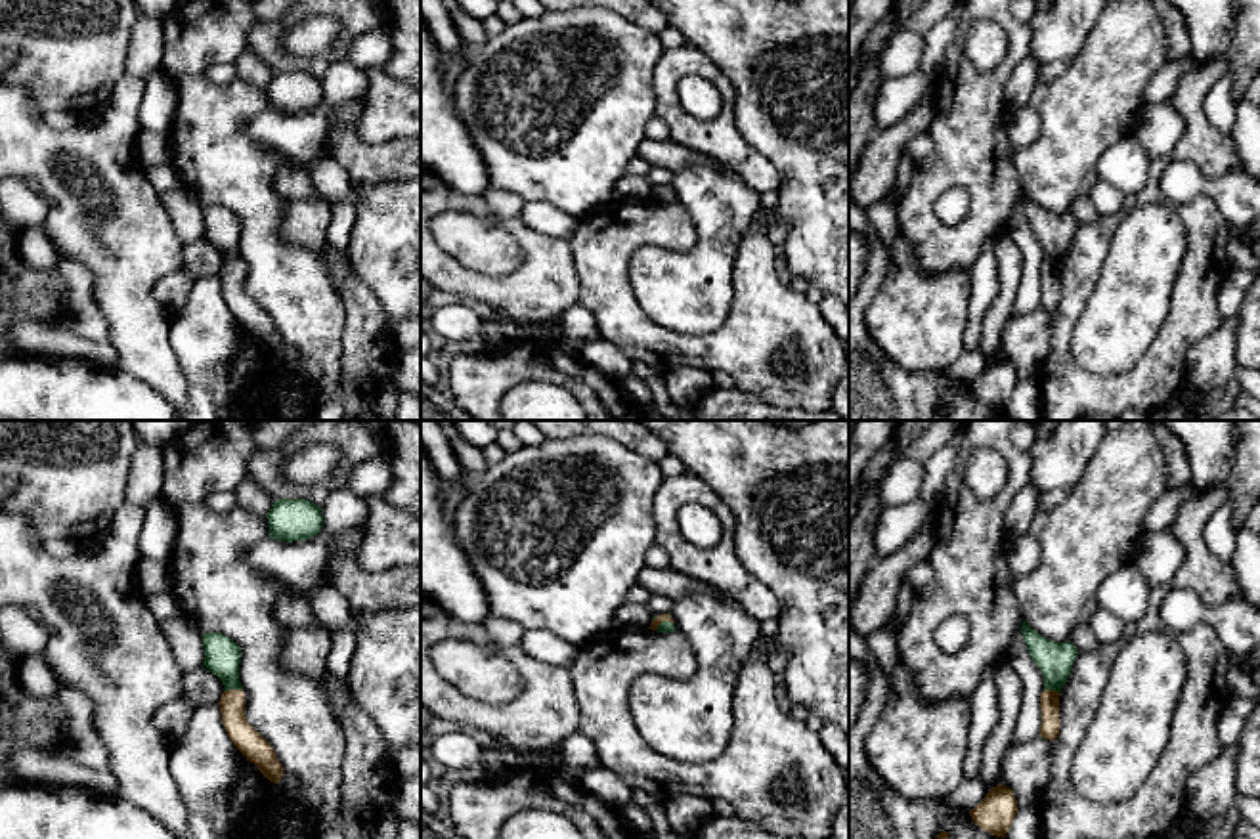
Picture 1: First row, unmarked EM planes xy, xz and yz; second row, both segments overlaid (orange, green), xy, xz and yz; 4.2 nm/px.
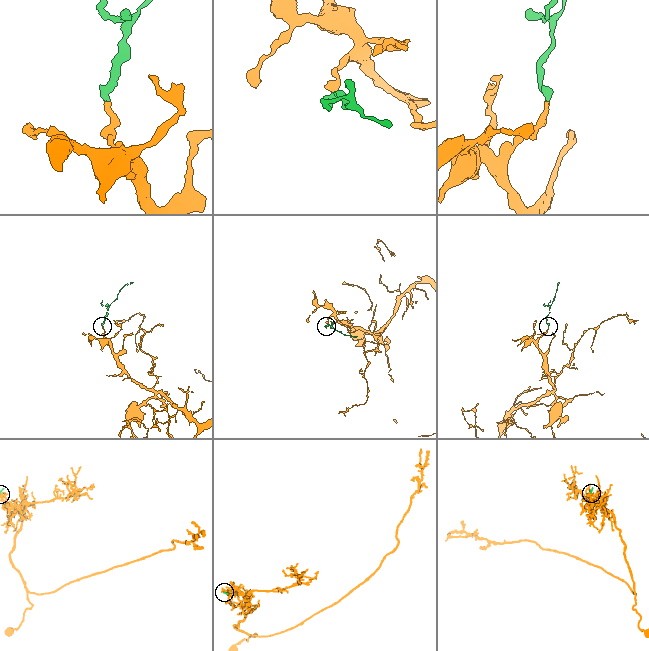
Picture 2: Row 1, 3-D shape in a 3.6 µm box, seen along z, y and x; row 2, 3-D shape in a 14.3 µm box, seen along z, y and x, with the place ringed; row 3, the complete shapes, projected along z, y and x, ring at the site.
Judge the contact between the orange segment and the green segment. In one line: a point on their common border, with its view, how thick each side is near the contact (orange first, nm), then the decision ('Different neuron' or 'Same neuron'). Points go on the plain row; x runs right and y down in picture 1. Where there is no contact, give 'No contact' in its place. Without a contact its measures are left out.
Touches orange at xy (232, 262). Thickness 110 nm (orange) against 160 nm. Same neuron

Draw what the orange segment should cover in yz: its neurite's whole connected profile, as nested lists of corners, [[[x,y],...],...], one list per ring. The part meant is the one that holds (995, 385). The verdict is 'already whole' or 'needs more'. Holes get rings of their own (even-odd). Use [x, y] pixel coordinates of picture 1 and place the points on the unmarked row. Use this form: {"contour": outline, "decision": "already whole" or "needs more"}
{"contour": [[[998,355],[973,382],[969,382],[969,388],[975,398],[1004,411],[1017,382],[1019,380],[1013,363]]], "decision": "already whole"}

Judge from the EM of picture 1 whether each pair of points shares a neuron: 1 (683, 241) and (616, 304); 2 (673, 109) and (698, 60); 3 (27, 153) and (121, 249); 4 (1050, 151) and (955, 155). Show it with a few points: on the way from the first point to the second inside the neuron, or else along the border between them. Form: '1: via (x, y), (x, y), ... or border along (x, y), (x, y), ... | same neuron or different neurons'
1: via (654, 236), (639, 236), (616, 258), (616, 276) | same neuron
2: via (670, 96), (670, 81), (685, 65) | same neuron
3: via (52, 178), (79, 207), (81, 216), (96, 224) | same neuron
4: border along (1014, 150), (1014, 171), (1023, 188) | different neurons

